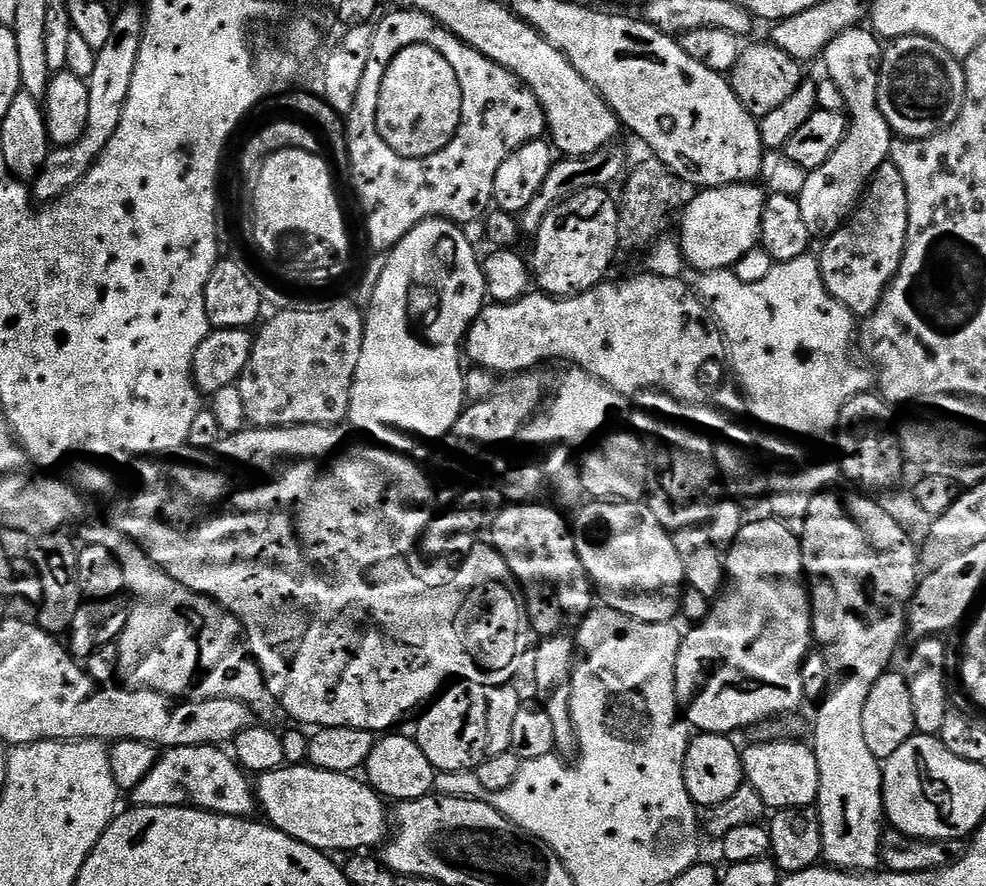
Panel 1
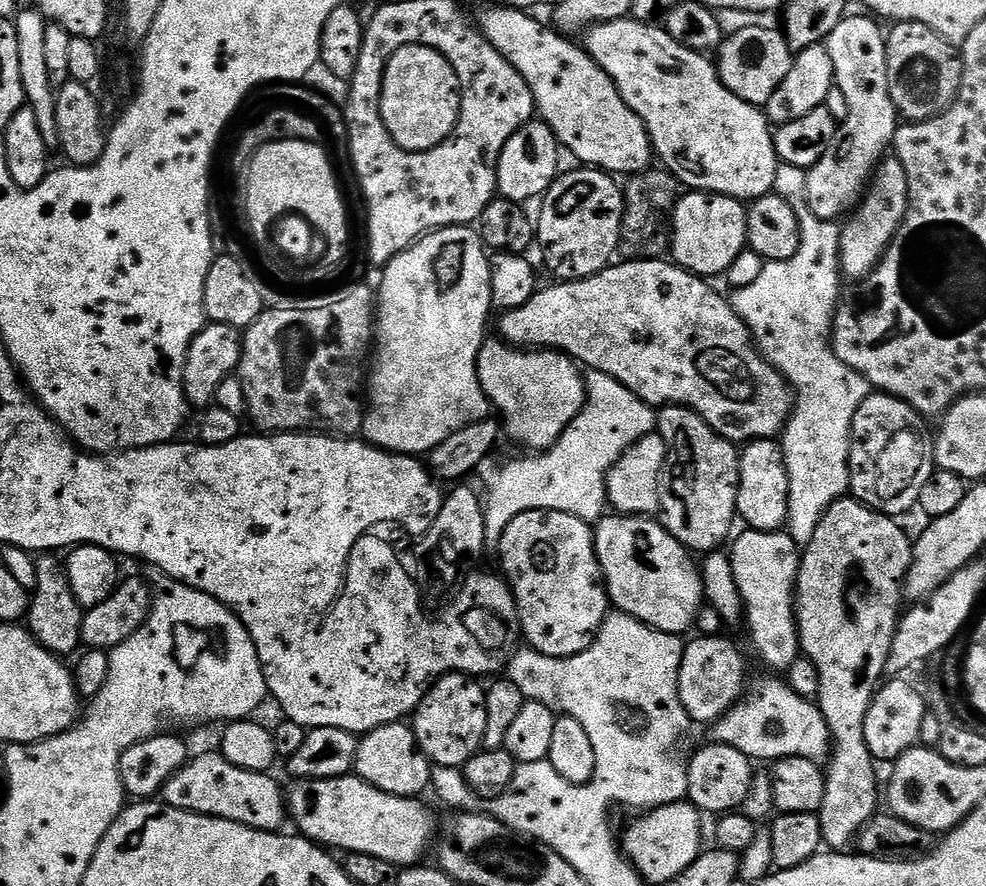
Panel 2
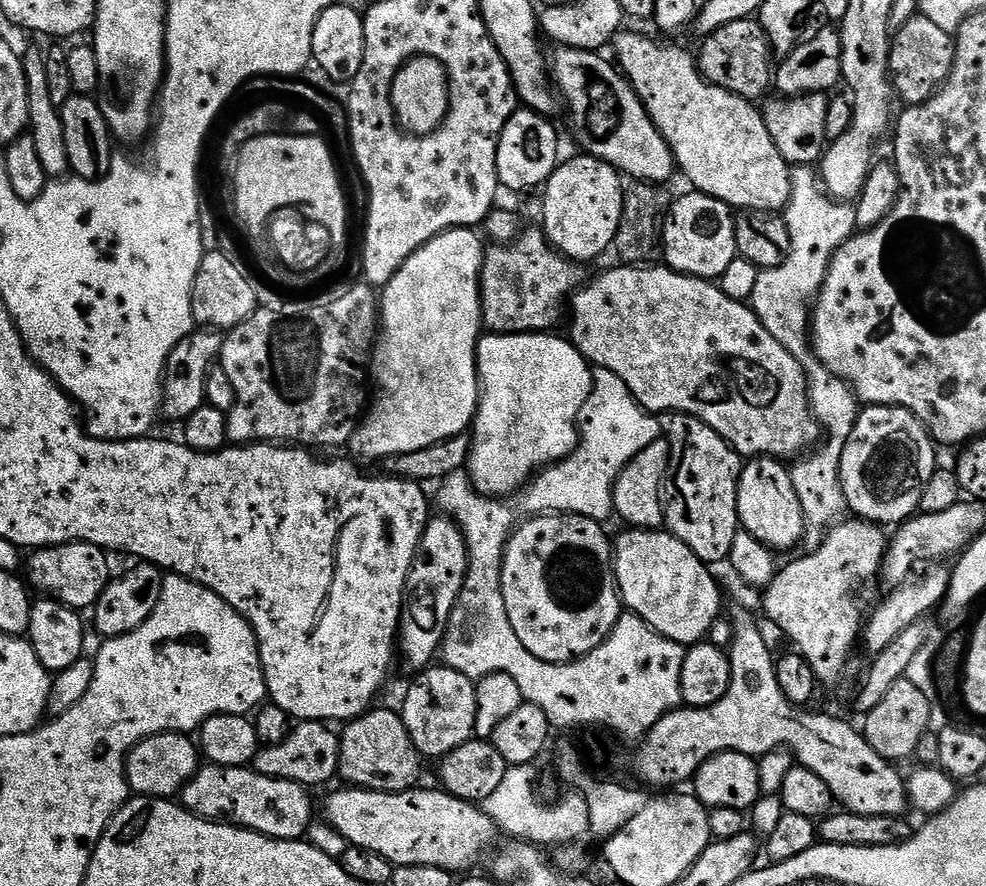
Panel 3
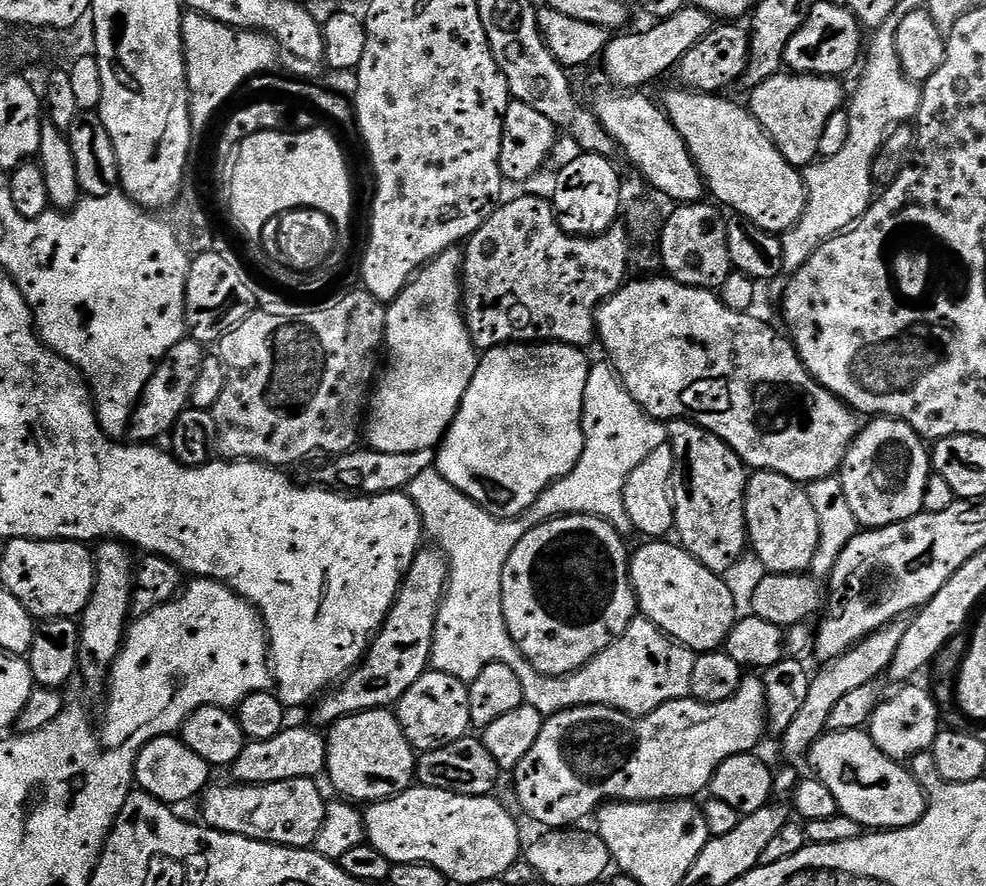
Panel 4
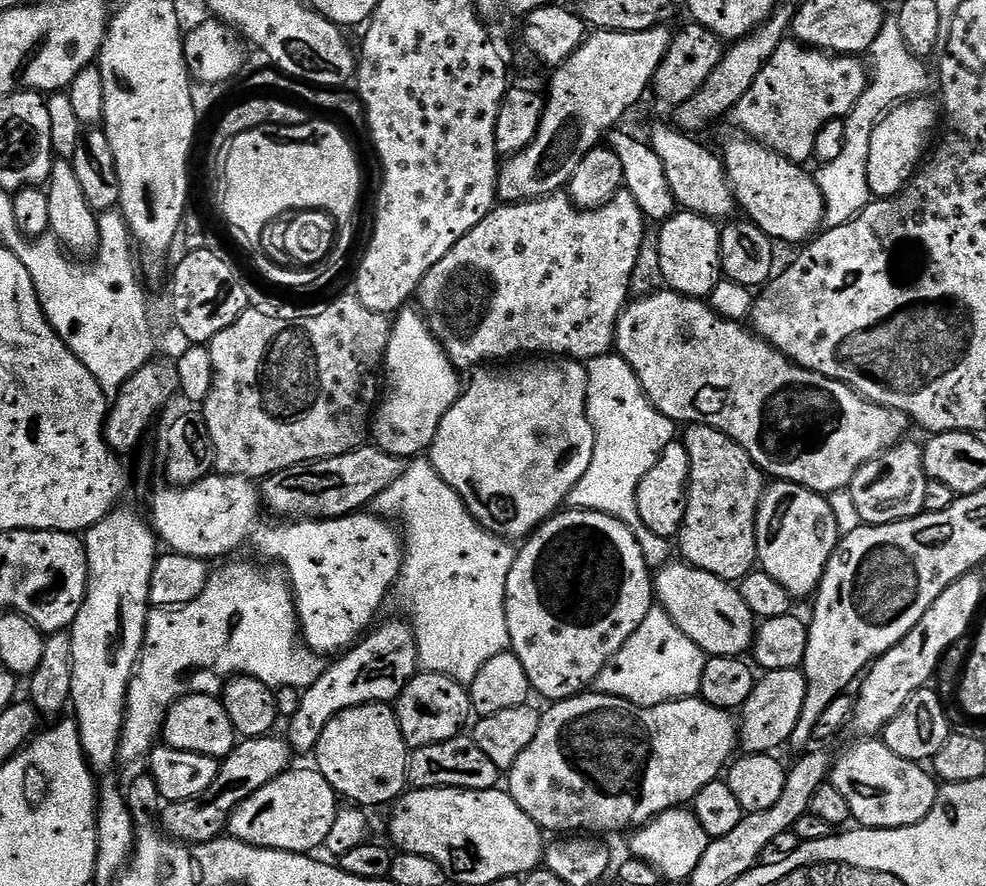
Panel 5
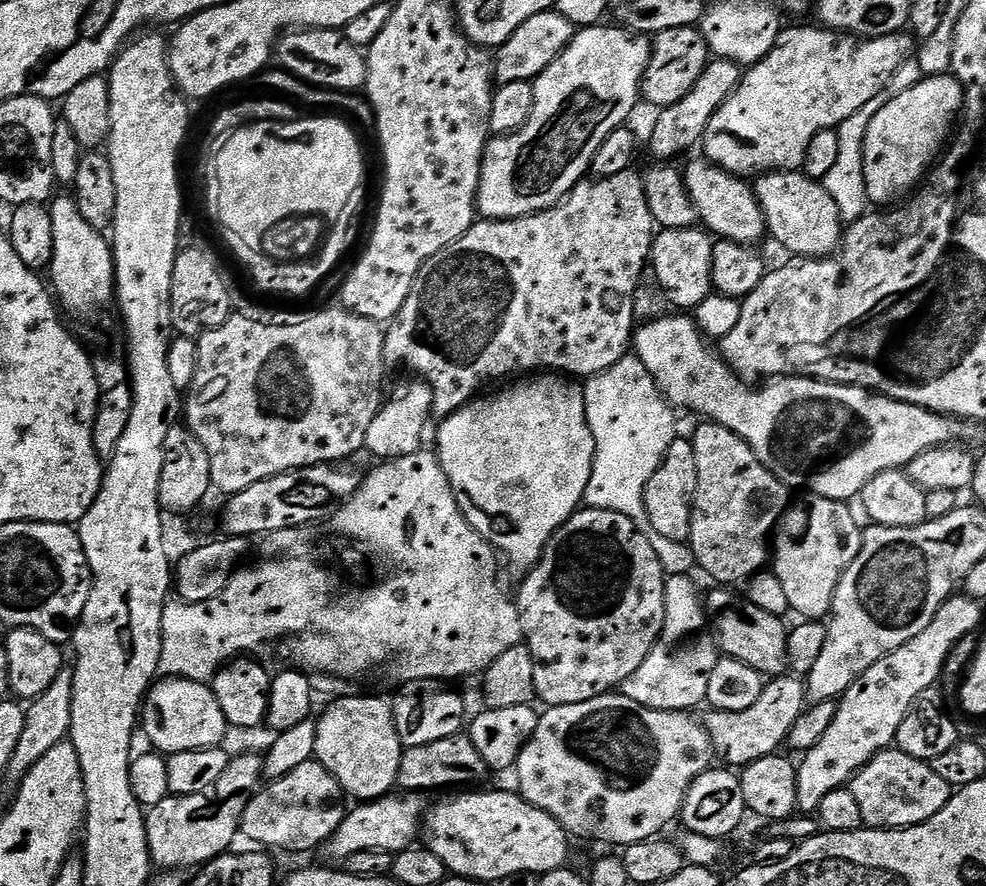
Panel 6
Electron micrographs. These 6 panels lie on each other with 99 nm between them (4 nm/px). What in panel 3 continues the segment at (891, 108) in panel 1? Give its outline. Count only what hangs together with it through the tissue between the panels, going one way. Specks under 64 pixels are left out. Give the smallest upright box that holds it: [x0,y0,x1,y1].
[888,16,956,106]

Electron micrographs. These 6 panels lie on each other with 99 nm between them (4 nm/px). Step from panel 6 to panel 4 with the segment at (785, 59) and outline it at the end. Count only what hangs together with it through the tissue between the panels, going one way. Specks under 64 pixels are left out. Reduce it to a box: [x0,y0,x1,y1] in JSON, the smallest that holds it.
[751,70,846,169]

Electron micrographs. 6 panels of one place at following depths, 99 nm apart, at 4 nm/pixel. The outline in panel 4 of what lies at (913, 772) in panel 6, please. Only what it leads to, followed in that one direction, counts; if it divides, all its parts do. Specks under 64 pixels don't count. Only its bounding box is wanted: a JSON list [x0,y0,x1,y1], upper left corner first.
[807,731,928,830]

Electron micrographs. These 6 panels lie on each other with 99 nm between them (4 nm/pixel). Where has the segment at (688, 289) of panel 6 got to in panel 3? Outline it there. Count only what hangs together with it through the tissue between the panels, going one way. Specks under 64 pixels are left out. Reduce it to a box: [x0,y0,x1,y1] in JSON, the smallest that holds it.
[662,190,737,282]

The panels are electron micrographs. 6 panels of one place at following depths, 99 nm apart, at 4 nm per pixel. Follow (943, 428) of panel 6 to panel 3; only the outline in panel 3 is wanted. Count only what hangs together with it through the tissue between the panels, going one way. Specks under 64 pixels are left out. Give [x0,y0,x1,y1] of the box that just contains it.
[570,266,818,458]

